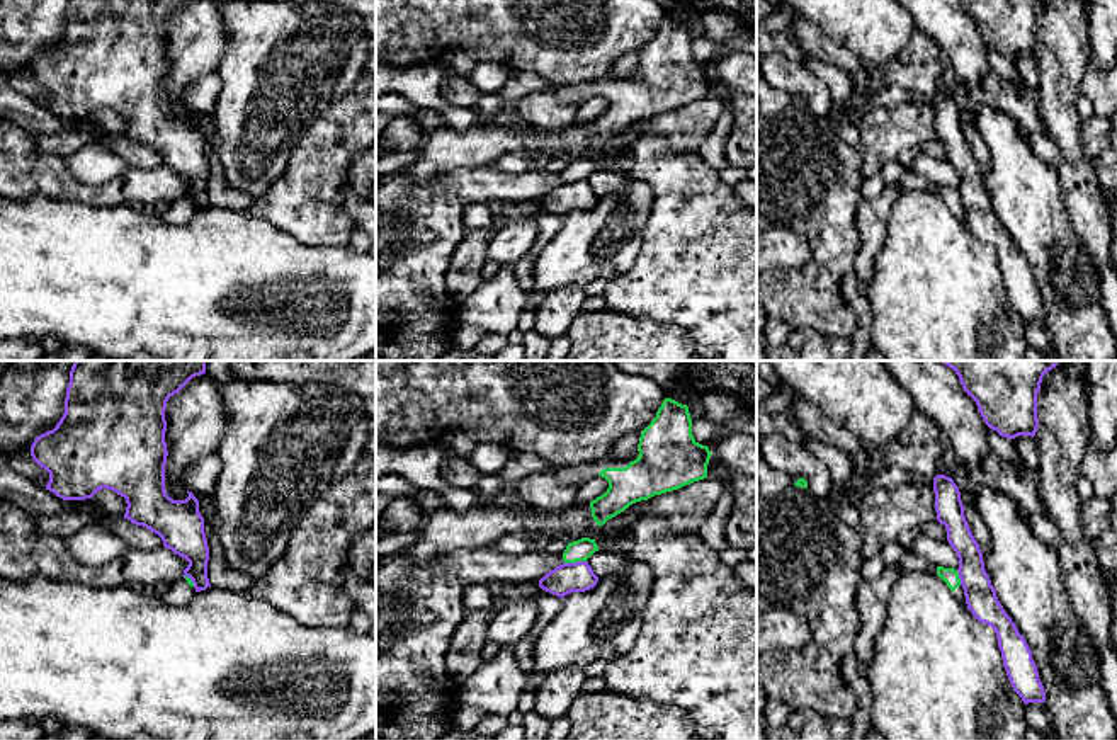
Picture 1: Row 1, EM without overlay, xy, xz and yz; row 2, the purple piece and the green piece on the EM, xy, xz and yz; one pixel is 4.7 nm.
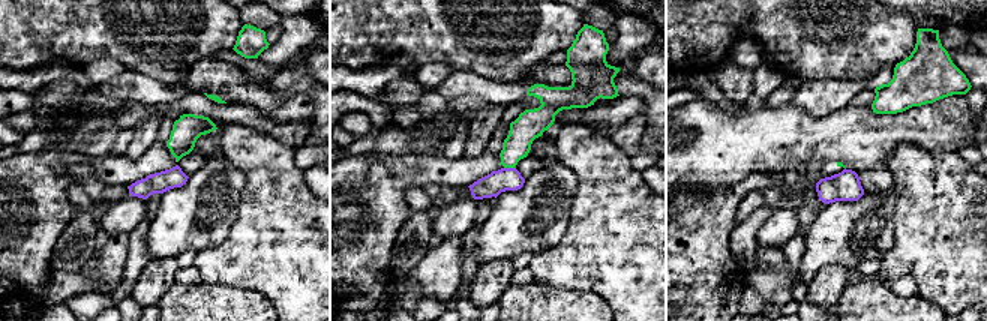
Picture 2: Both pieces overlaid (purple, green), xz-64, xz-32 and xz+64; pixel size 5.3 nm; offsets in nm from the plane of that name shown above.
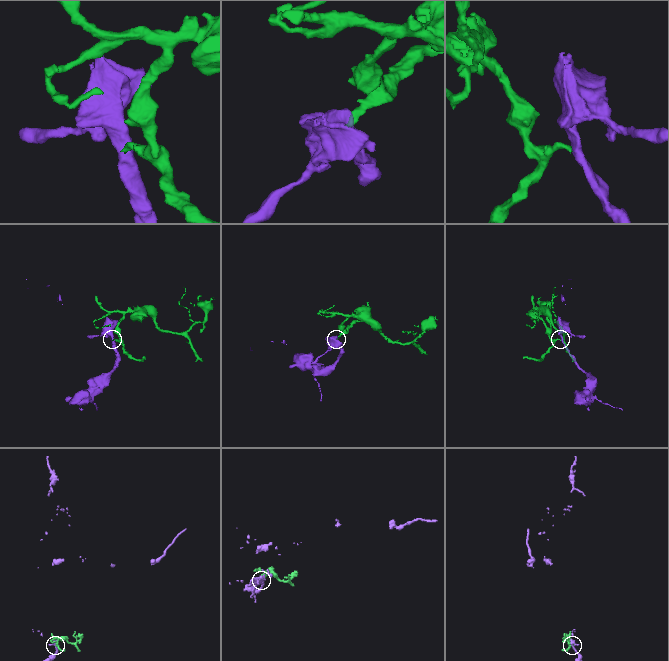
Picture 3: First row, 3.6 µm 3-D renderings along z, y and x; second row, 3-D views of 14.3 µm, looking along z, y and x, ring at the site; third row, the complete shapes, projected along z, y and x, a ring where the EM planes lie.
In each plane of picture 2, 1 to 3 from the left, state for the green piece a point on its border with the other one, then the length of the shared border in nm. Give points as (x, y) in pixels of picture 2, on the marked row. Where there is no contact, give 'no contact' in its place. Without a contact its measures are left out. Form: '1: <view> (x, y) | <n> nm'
1: no contact
2: xz-32 (509, 168) | 70 nm
3: no contact

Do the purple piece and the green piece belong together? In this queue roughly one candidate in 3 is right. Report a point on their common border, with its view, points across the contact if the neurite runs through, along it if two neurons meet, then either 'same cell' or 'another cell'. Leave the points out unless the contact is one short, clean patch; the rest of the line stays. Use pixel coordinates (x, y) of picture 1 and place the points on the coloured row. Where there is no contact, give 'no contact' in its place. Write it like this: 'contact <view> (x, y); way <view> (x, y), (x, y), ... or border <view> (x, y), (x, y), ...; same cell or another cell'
contact xz (577, 562); border xz (585, 560), (565, 563); another cell

